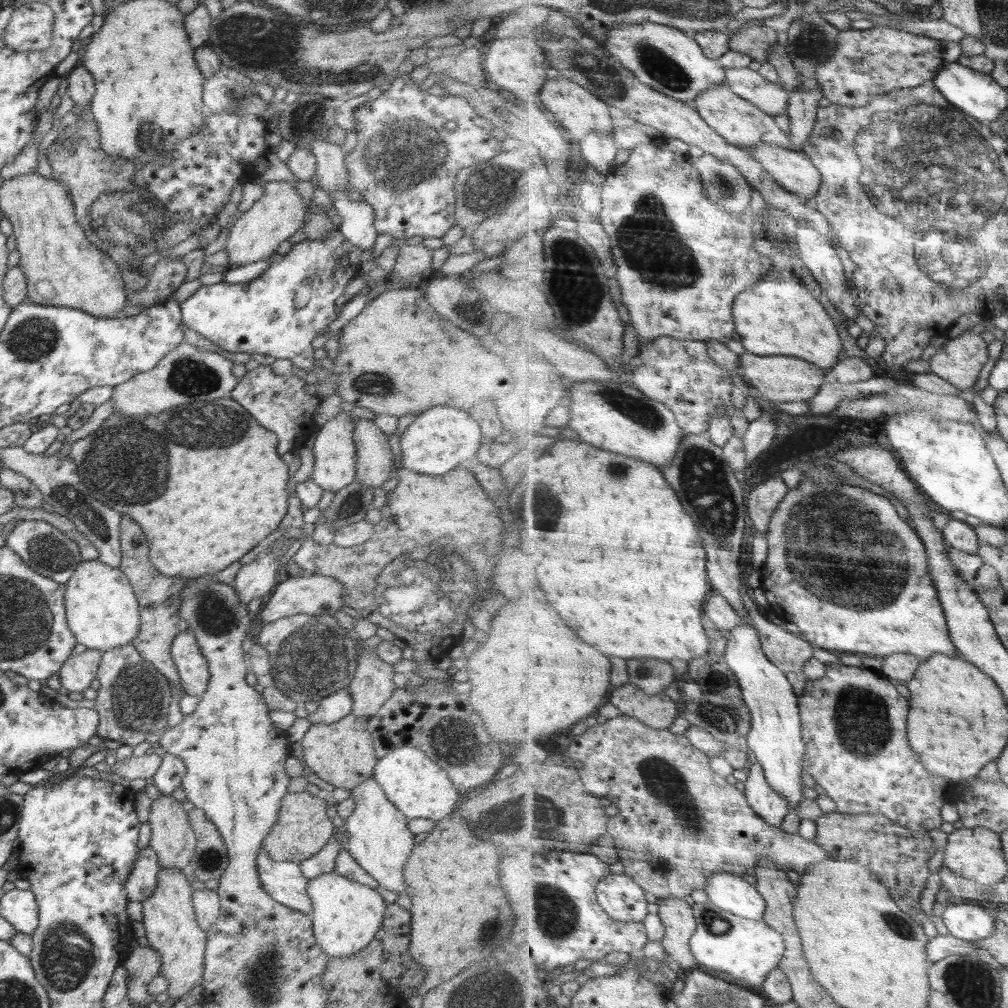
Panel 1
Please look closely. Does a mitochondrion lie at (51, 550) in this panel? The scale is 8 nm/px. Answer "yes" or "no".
yes

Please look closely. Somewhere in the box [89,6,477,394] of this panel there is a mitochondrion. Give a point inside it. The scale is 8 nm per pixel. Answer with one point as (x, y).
(257, 41)

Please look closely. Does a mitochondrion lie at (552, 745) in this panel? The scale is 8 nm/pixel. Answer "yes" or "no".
no

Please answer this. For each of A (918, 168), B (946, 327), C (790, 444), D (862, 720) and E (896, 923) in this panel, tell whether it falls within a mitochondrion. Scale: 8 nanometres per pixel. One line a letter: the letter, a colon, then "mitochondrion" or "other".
A: mitochondrion
B: other
C: mitochondrion
D: mitochondrion
E: mitochondrion

